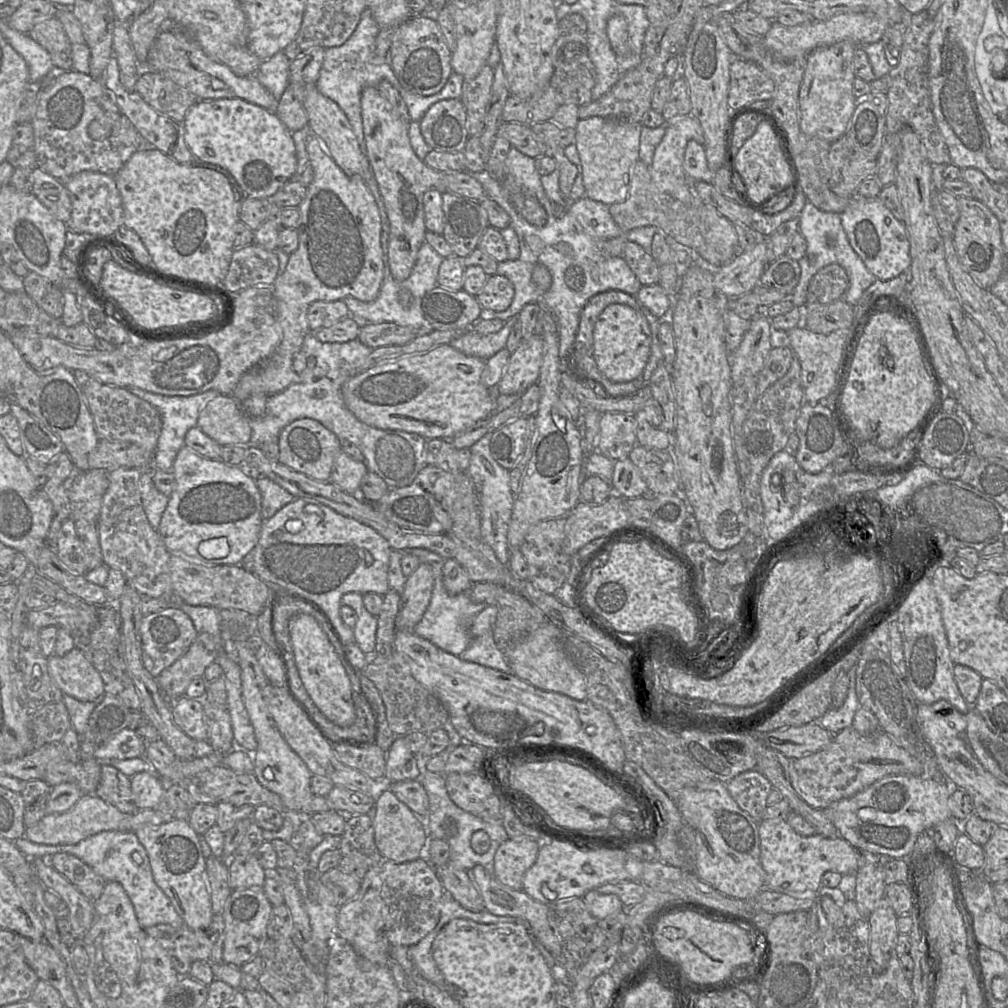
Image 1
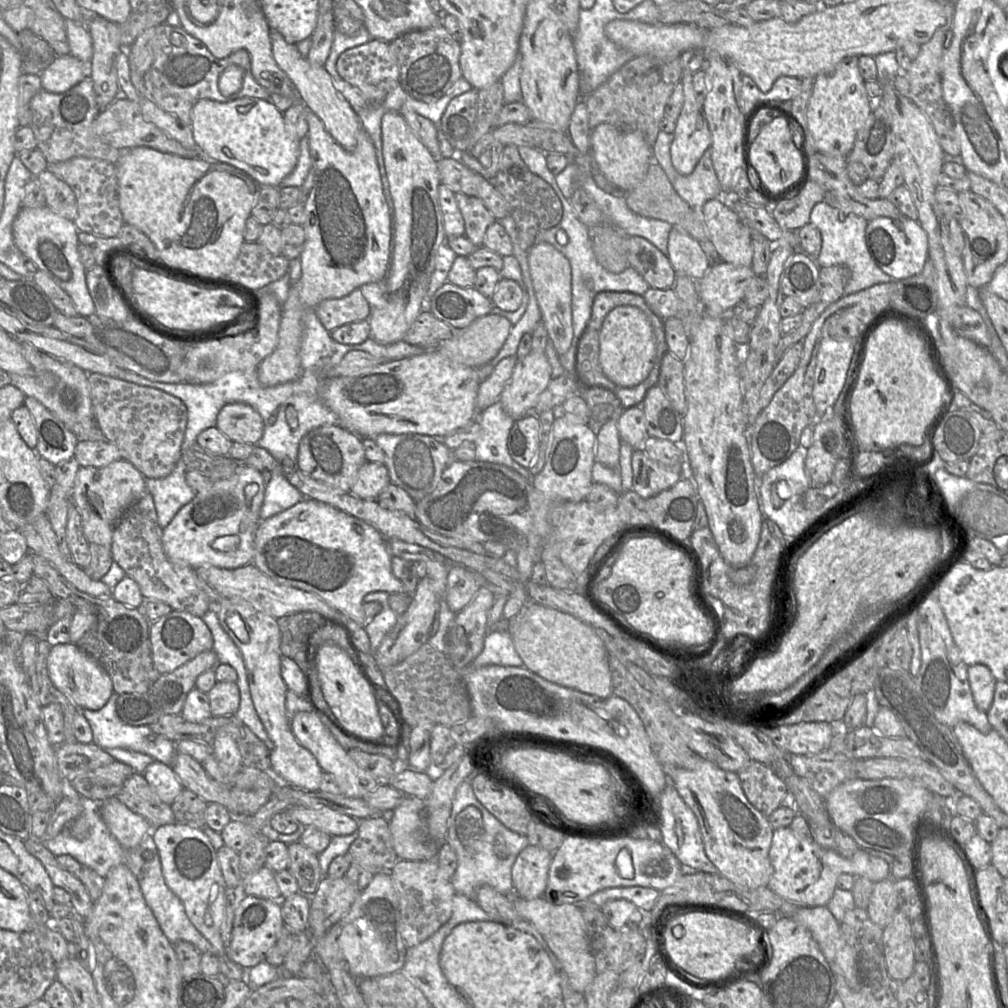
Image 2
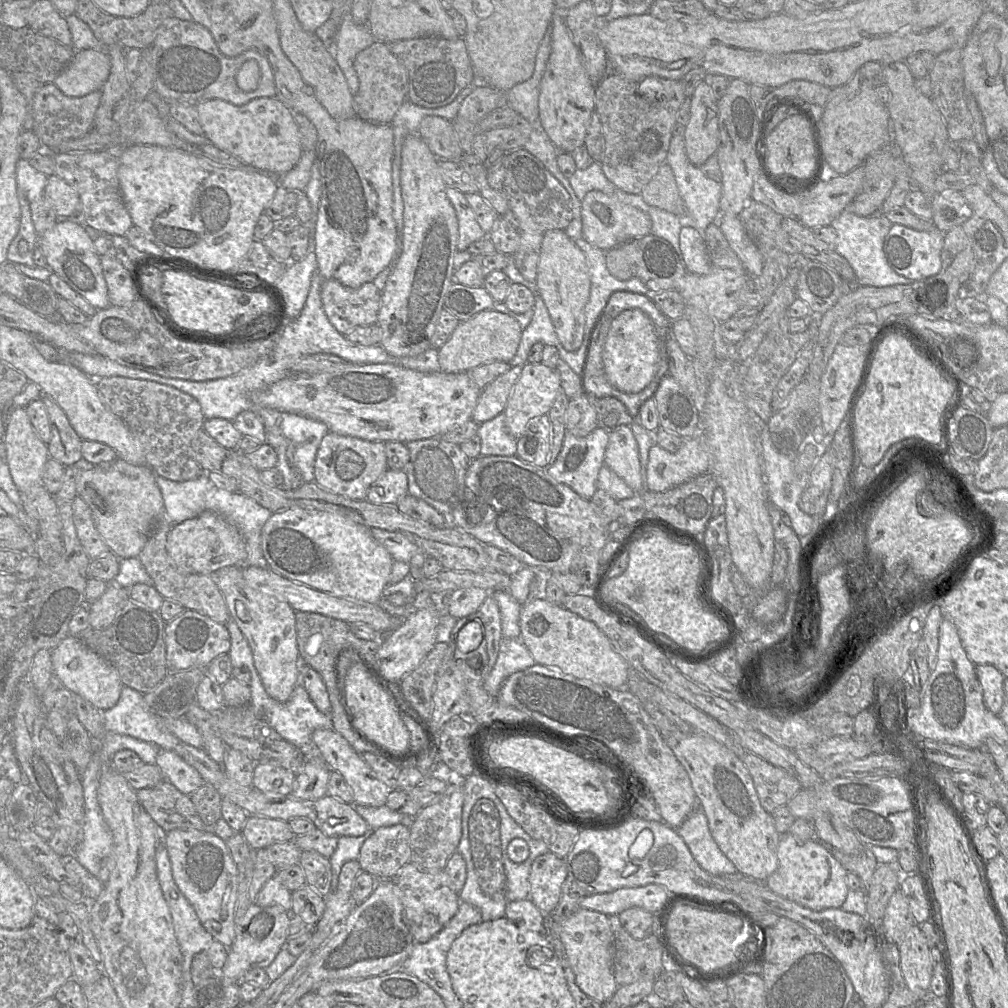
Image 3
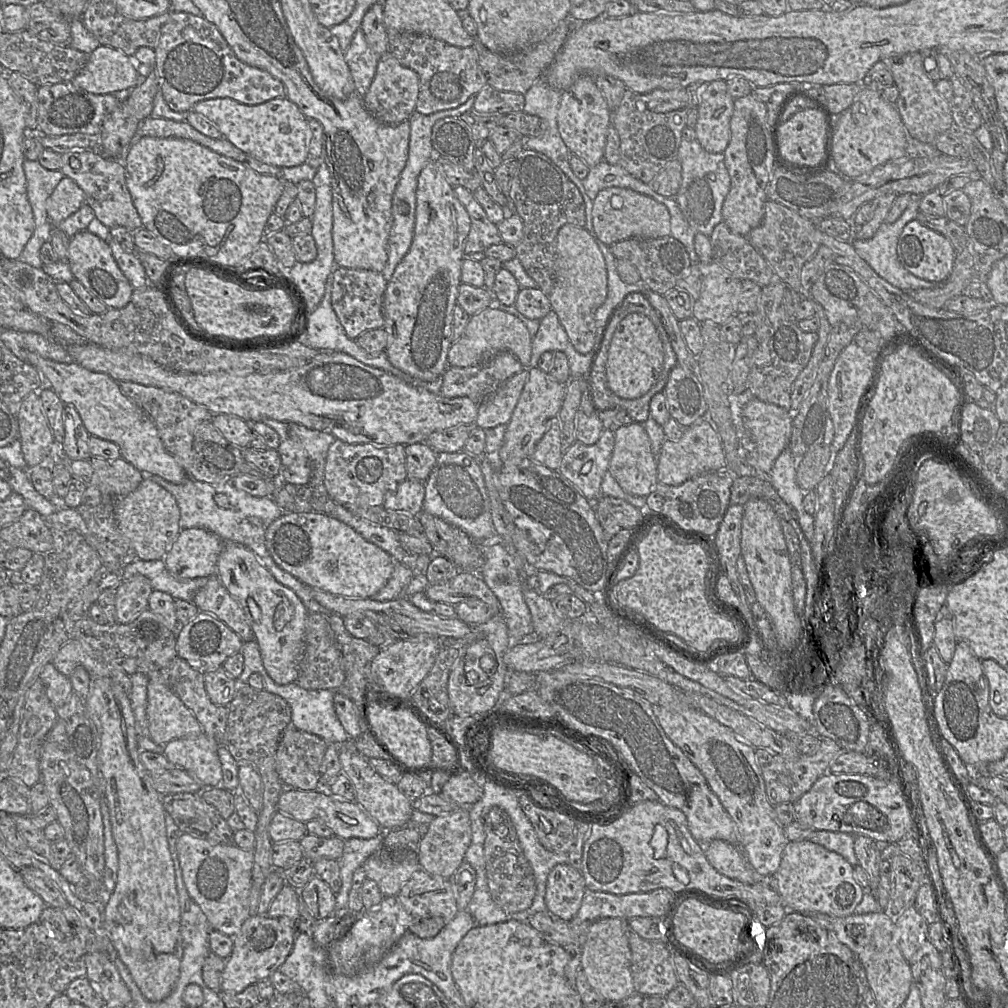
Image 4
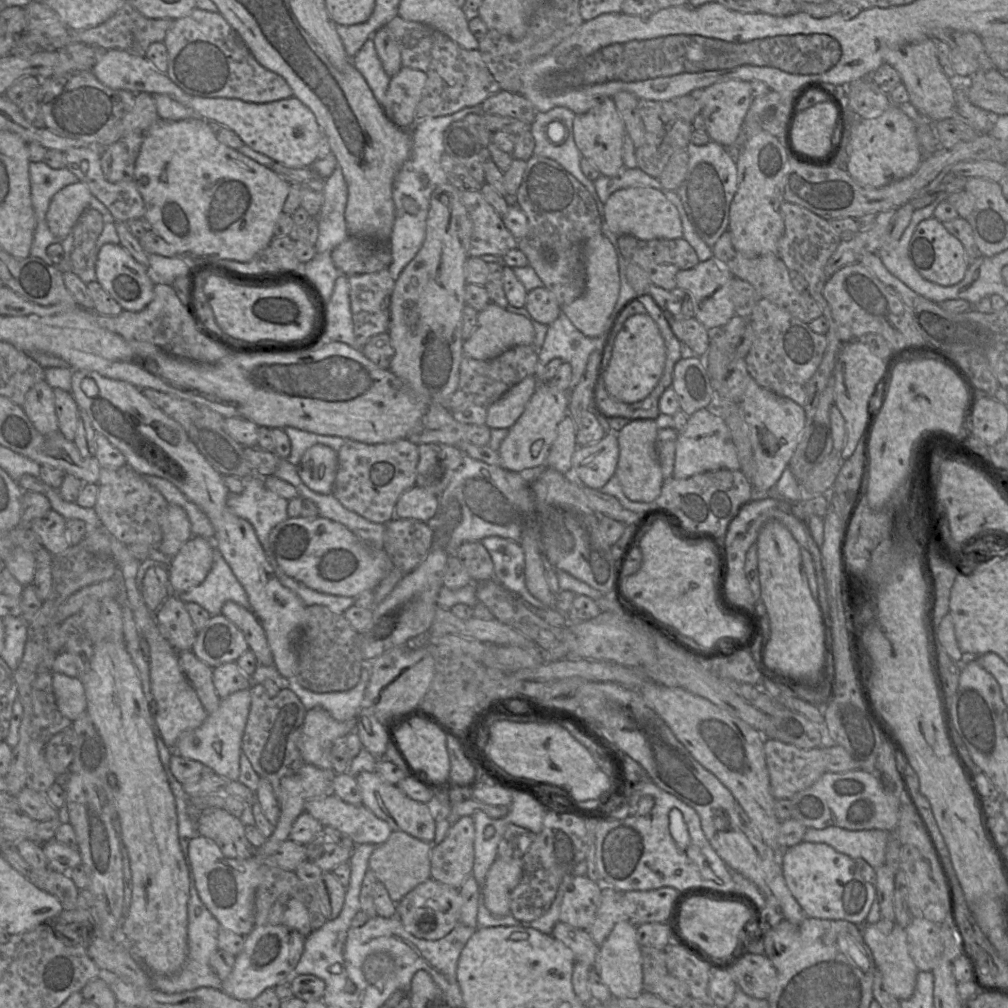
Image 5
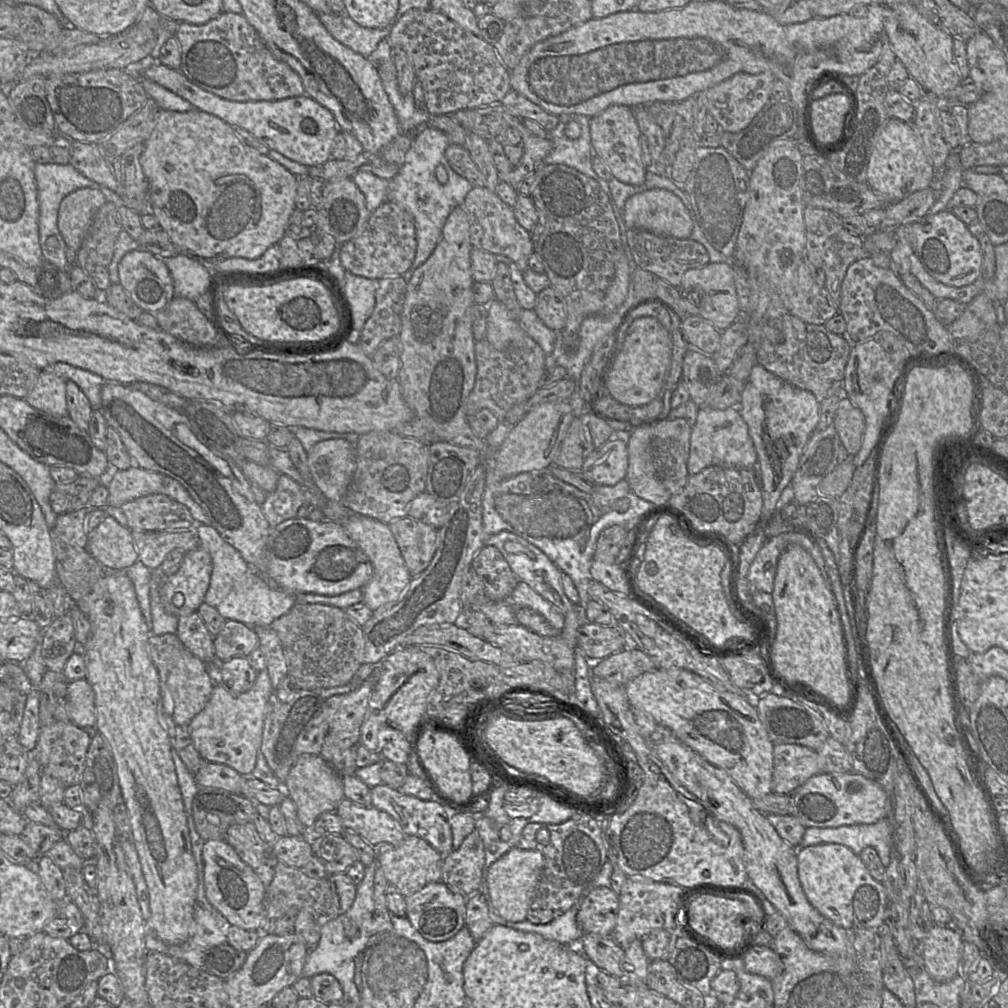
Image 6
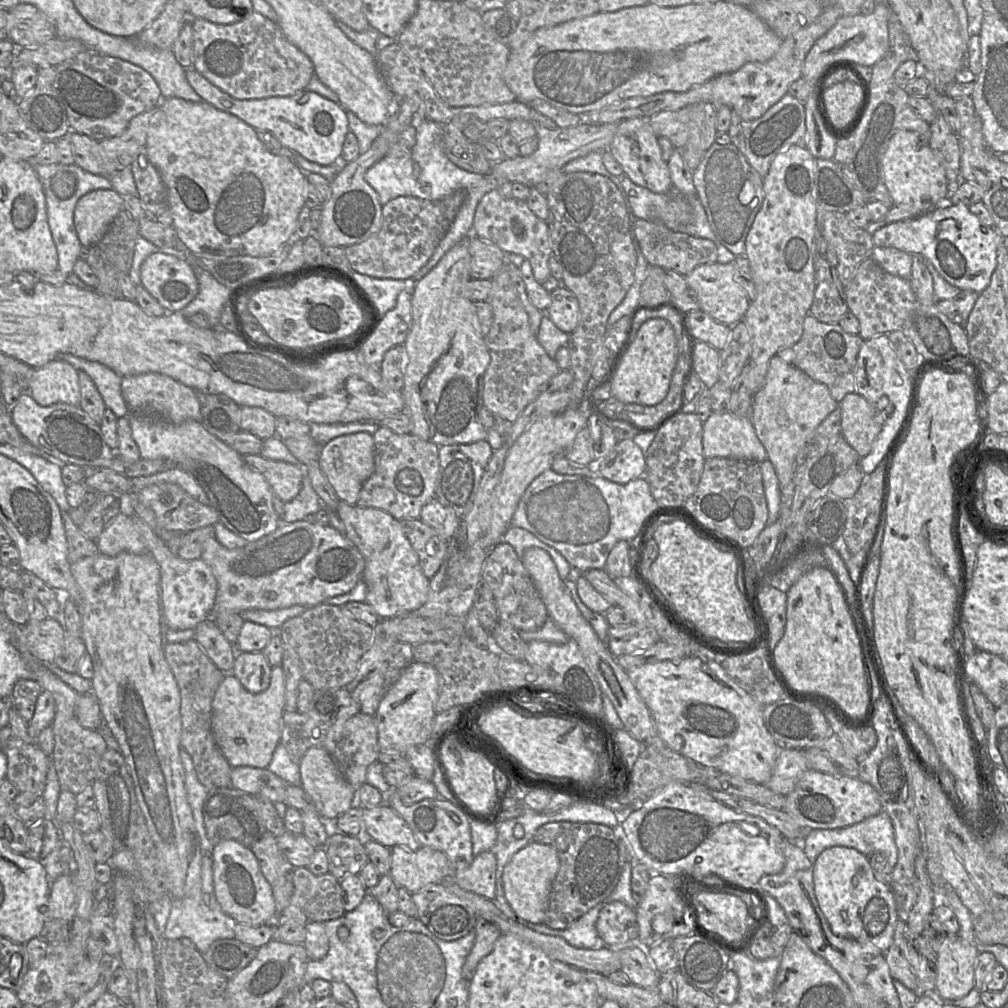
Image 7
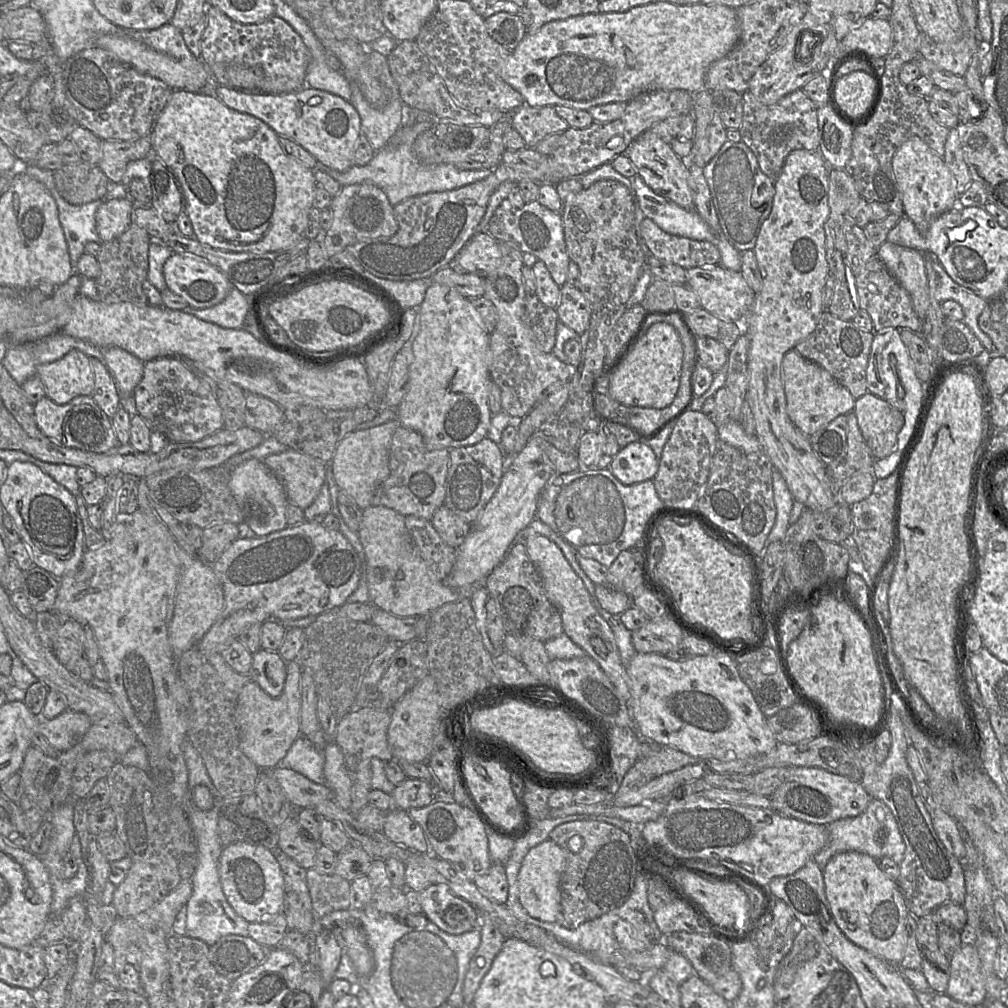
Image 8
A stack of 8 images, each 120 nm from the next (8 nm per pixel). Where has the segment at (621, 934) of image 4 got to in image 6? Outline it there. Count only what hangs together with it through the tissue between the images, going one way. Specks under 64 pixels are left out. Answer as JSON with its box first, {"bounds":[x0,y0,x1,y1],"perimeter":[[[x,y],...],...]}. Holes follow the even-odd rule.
{"bounds":[621,939,650,987],"perimeter":[[[634,939],[624,948],[625,959],[623,969],[625,974],[621,979],[622,984],[634,987],[645,987],[650,960],[643,951],[641,940]]]}

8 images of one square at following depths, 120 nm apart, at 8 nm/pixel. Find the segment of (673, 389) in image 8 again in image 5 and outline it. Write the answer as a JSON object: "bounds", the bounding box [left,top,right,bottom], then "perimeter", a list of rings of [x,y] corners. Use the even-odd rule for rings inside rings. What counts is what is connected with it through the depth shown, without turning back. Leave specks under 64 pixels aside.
{"bounds":[605,315,666,403],"perimeter":[[[633,315],[615,337],[612,356],[605,375],[611,396],[619,401],[635,403],[646,398],[660,380],[666,360],[665,345],[655,321],[648,315]]]}

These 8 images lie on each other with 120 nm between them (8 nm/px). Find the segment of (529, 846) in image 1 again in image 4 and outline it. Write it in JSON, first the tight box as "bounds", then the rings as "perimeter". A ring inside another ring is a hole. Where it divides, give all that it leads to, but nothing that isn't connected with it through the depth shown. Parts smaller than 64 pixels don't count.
{"bounds":[546,864,586,922],"perimeter":[[[558,864],[547,876],[546,909],[569,922],[579,911],[586,890],[585,879],[578,869]]]}

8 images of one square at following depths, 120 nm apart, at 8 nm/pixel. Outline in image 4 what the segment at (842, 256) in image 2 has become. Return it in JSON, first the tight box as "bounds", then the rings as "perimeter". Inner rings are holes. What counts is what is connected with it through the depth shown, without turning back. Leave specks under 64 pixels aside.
{"bounds":[851,198,938,291],"perimeter":[[[914,198],[913,201],[909,204],[900,218],[894,223],[884,222],[876,232],[876,234],[868,240],[853,239],[851,243],[857,252],[857,254],[864,259],[872,269],[884,280],[889,282],[891,285],[905,291],[921,288],[933,288],[938,285],[938,283],[928,282],[923,279],[920,279],[908,270],[906,270],[901,264],[897,251],[896,243],[902,233],[905,225],[916,219],[917,214],[919,213],[919,198]]]}

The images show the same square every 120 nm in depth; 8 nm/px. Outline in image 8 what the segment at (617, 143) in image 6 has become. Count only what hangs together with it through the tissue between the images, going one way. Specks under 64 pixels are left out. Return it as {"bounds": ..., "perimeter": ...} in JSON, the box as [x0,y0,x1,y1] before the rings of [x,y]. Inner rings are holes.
{"bounds":[626,132,694,209],"perimeter":[[[644,132],[626,149],[629,157],[644,182],[657,194],[675,202],[677,205],[694,209],[692,192],[688,185],[690,171],[686,159],[680,158],[671,148],[670,143],[650,133]]]}

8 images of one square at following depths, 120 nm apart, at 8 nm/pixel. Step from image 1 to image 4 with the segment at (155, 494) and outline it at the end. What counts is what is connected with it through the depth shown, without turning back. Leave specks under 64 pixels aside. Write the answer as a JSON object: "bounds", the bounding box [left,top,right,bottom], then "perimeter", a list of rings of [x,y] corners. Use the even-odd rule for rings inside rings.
{"bounds":[146,476,333,614],"perimeter":[[[146,476],[150,476],[155,483],[174,497],[180,510],[179,526],[182,530],[202,528],[214,533],[224,542],[233,542],[247,547],[278,583],[295,592],[309,613],[333,614],[313,599],[310,587],[281,569],[269,554],[265,542],[266,531],[275,520],[284,514],[272,497],[251,496],[244,491],[236,489],[228,481],[219,484],[208,484],[187,479],[180,484],[174,484],[159,476]],[[250,517],[259,518],[261,526],[252,525],[249,522]]]}

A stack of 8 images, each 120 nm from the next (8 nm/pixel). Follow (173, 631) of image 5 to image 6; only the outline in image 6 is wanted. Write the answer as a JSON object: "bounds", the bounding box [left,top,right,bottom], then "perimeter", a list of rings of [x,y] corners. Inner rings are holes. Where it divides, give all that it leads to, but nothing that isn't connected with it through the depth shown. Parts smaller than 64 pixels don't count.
{"bounds":[176,612,223,663],"perimeter":[[[197,612],[188,616],[178,618],[176,636],[184,644],[186,649],[196,657],[199,657],[205,663],[223,663],[218,662],[214,651],[214,636],[208,631],[202,618]]]}

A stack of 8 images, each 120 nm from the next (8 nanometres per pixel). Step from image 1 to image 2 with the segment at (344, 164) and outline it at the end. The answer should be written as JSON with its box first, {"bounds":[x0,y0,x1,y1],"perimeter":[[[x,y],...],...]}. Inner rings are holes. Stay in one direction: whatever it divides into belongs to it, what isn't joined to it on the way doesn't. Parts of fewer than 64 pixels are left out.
{"bounds":[271,31,360,151],"perimeter":[[[271,31],[272,55],[278,67],[286,73],[297,88],[301,101],[314,112],[323,122],[326,130],[331,136],[347,151],[353,151],[357,145],[360,122],[349,102],[335,89],[330,74],[323,66],[311,64],[306,57],[303,57],[295,44],[288,44],[281,34]]]}

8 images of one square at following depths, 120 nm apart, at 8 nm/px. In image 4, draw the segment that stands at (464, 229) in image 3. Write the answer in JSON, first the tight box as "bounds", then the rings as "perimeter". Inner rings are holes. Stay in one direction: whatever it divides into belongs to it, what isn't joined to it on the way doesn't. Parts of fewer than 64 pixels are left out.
{"bounds":[454,186,502,254],"perimeter":[[[454,186],[454,193],[467,210],[471,225],[464,244],[464,254],[484,252],[492,245],[502,243],[497,224],[492,223],[473,192],[462,186]]]}

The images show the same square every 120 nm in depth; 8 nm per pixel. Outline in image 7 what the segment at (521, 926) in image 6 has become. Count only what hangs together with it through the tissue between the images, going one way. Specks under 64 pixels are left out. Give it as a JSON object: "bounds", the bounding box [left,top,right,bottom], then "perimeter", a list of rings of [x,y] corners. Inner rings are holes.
{"bounds":[515,903,605,948],"perimeter":[[[603,903],[596,905],[566,929],[553,929],[544,923],[537,925],[538,923],[530,923],[519,918],[515,919],[515,922],[539,933],[559,936],[565,939],[570,945],[578,948],[601,948],[605,945],[597,933],[596,921],[602,906]]]}

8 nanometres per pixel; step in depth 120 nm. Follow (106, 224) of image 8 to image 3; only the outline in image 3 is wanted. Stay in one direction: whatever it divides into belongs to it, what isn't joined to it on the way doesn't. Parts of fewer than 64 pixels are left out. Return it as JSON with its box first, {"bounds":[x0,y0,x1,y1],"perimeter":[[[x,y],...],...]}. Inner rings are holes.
{"bounds":[44,174,79,218],"perimeter":[[[56,174],[48,176],[44,195],[58,218],[74,217],[79,212],[78,192]]]}

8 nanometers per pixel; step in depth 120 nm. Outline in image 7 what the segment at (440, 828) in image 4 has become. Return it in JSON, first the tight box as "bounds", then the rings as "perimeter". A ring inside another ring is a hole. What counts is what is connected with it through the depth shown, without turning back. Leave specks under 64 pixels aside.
{"bounds":[450,851,497,900],"perimeter":[[[491,851],[482,852],[464,870],[456,870],[450,879],[459,887],[489,900],[496,896],[497,859]]]}

